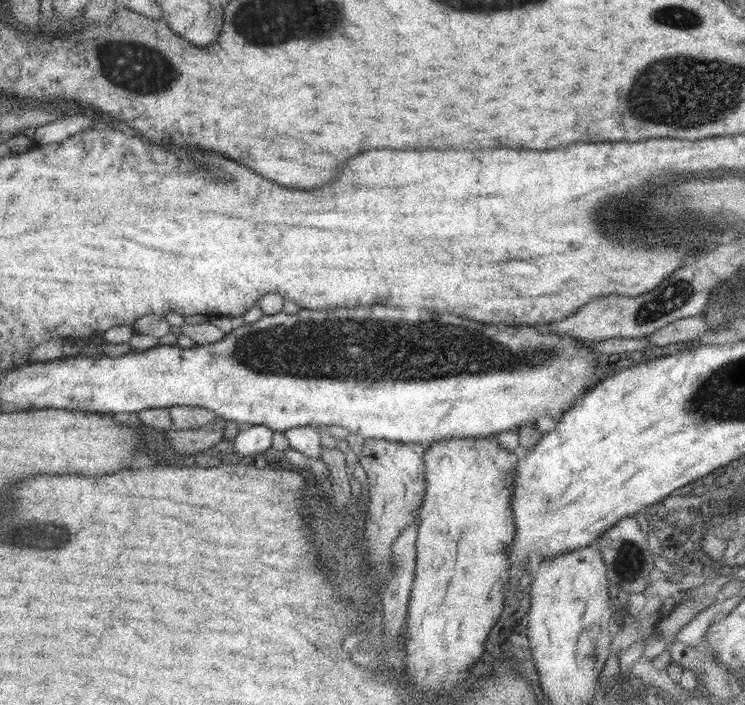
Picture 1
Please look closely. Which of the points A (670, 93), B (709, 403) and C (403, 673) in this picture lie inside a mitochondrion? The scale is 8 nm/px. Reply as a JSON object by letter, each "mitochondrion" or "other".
{"A":"mitochondrion","B":"mitochondrion","C":"other"}

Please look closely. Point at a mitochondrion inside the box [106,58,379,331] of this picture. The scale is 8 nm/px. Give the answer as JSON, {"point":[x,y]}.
{"point":[210,170]}

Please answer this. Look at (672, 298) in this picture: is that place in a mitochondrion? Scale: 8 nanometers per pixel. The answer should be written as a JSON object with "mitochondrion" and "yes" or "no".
{"mitochondrion":"yes"}

